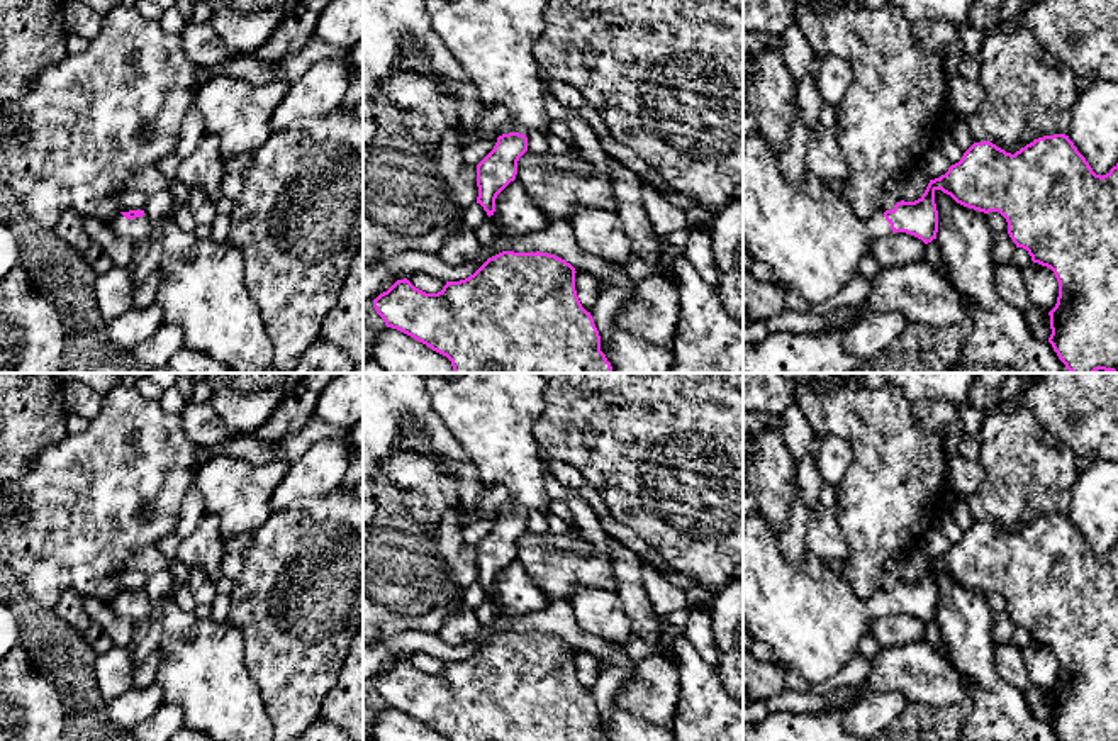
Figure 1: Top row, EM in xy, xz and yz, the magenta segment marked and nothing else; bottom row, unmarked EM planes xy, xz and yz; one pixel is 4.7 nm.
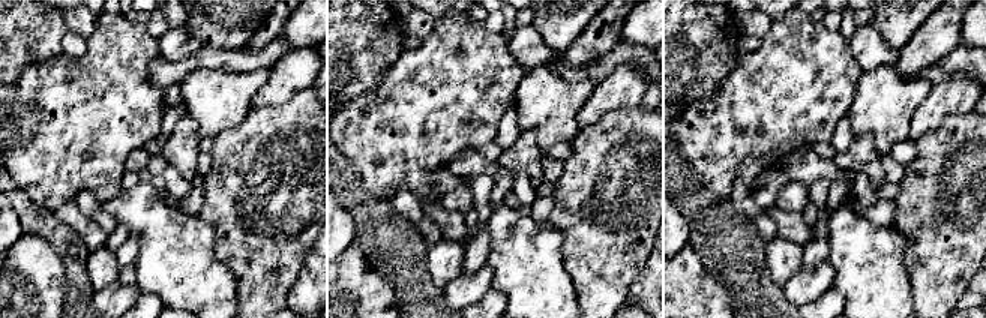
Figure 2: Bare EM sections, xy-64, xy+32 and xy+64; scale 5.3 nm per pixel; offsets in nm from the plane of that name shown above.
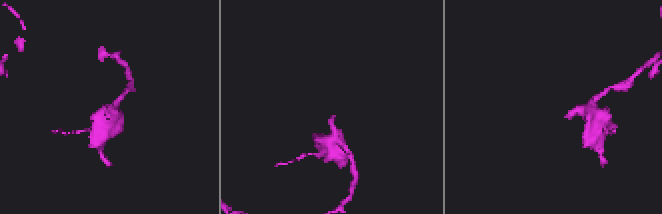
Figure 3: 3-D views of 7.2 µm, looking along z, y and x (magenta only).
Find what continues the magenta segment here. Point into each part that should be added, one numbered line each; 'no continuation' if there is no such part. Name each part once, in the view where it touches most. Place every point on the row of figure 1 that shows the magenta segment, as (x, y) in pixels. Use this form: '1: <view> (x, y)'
1: xz (492, 41)

